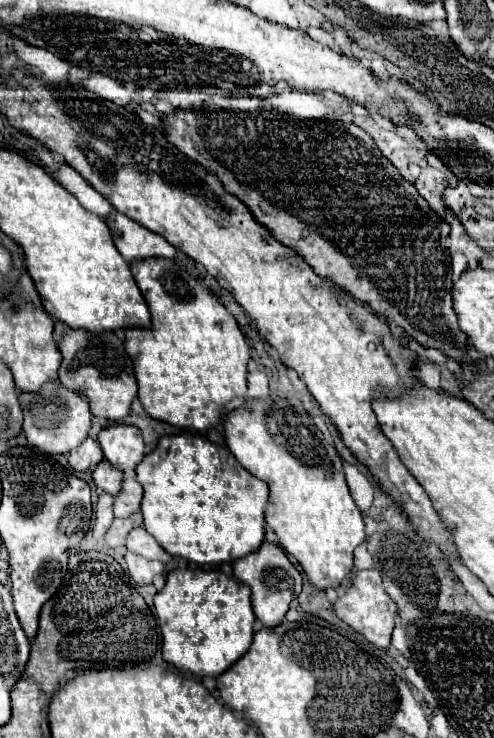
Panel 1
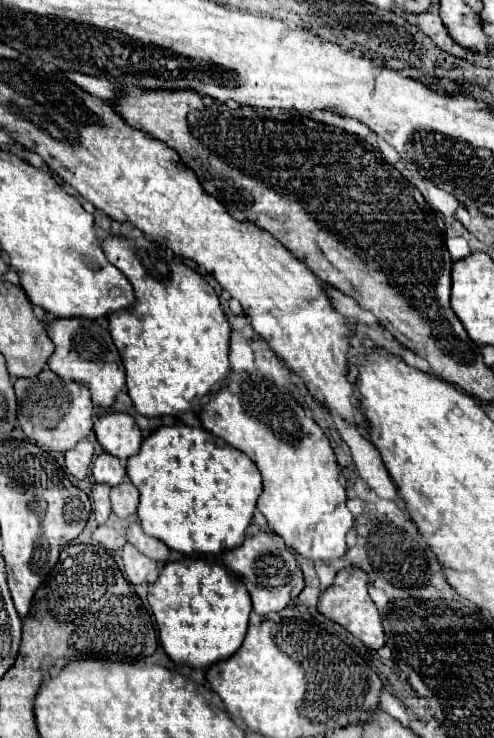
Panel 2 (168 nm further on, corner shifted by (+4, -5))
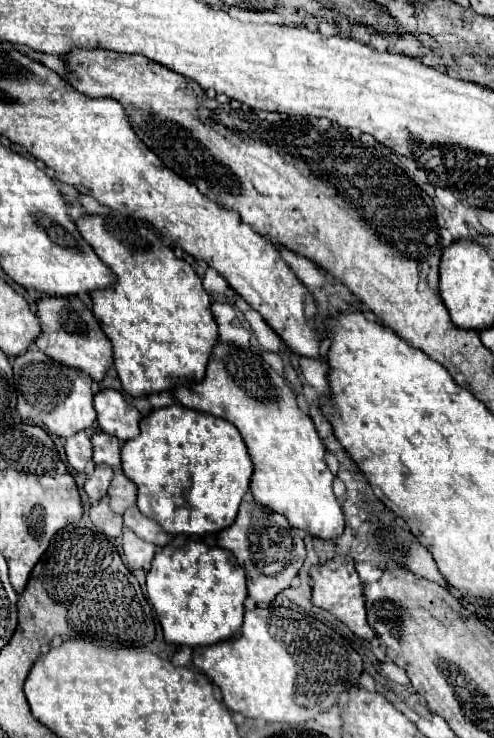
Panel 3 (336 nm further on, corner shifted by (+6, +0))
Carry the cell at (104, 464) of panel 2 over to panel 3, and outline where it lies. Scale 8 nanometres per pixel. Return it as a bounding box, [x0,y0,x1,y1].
[90,432,122,468]

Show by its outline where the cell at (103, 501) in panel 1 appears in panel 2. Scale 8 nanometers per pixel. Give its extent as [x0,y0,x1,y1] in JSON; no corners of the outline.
[92,485,110,525]

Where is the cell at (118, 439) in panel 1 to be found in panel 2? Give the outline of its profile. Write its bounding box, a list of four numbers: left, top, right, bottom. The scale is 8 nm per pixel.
[94,413,142,461]

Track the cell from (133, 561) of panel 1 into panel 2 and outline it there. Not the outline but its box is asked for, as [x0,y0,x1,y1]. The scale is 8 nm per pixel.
[122,543,158,585]

